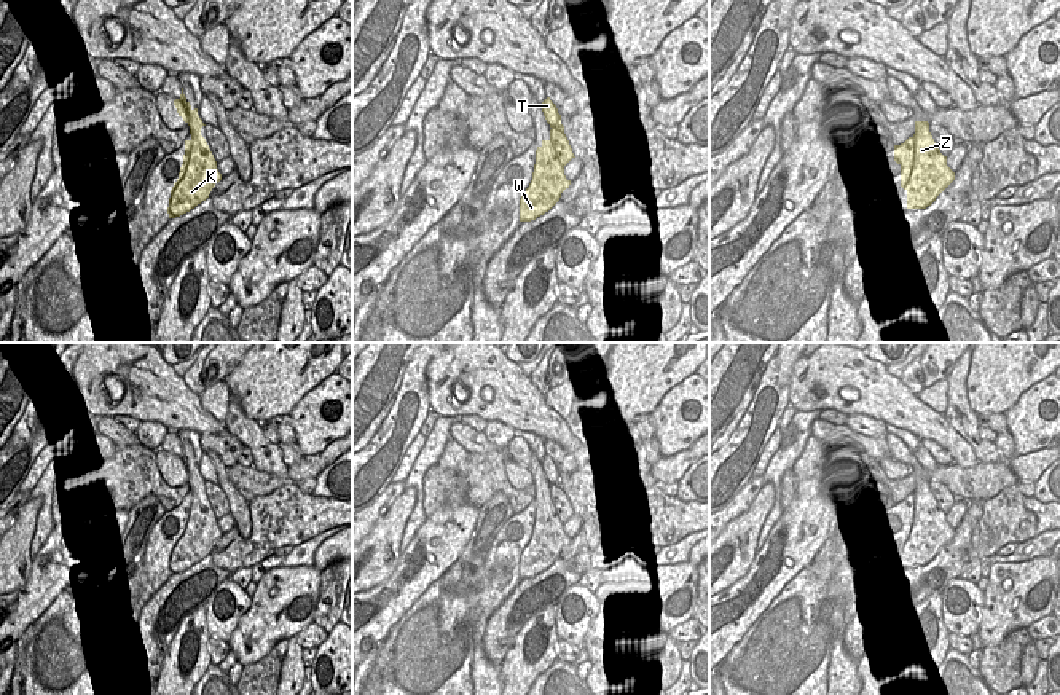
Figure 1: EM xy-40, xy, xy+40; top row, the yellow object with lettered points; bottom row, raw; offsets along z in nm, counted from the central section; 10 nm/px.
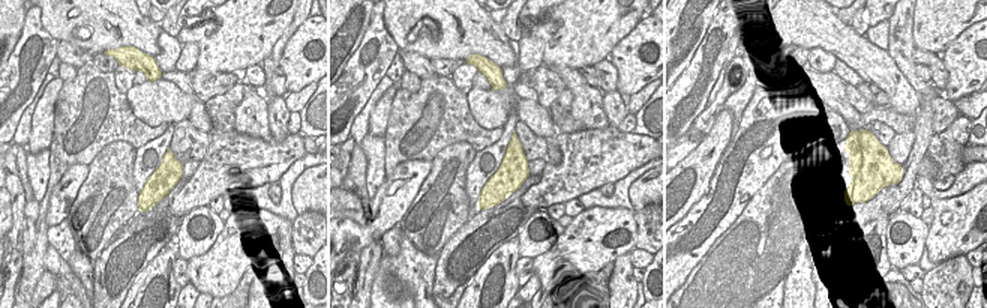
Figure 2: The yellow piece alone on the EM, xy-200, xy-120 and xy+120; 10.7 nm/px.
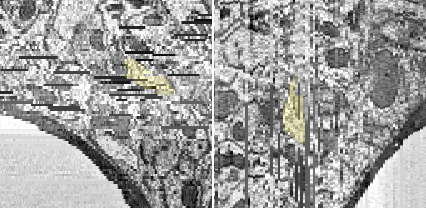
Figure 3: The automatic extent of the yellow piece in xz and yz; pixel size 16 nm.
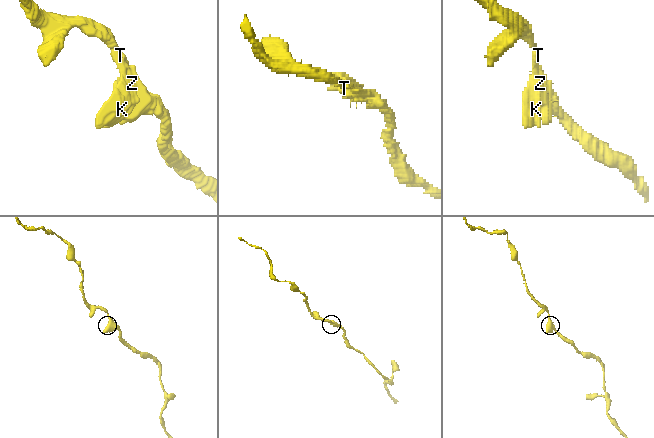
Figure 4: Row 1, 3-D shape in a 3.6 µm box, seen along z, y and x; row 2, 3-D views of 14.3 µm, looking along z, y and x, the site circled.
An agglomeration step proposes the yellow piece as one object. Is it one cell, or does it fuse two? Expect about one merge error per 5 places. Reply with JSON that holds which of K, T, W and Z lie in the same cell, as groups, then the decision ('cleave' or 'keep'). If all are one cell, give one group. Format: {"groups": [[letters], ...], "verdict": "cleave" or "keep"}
{"groups": [["K", "T", "W", "Z"]], "verdict": "keep"}

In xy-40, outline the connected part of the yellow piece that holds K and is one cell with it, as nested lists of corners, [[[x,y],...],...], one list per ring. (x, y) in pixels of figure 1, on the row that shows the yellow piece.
[[[182,88],[182,94],[174,100],[179,116],[190,126],[191,139],[185,140],[183,164],[179,179],[171,190],[167,214],[169,218],[180,217],[198,204],[206,201],[212,188],[222,180],[217,161],[201,135],[206,126],[198,115],[198,108],[191,108]]]

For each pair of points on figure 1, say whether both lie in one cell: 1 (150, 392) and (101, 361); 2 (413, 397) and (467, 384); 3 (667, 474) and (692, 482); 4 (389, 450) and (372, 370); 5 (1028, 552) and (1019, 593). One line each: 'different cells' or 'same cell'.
1: same cell
2: different cells
3: different cells
4: different cells
5: different cells

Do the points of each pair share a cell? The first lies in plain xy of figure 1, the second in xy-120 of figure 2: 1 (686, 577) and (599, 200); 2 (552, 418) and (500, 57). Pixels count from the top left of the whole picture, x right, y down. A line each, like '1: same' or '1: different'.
1: different
2: same

